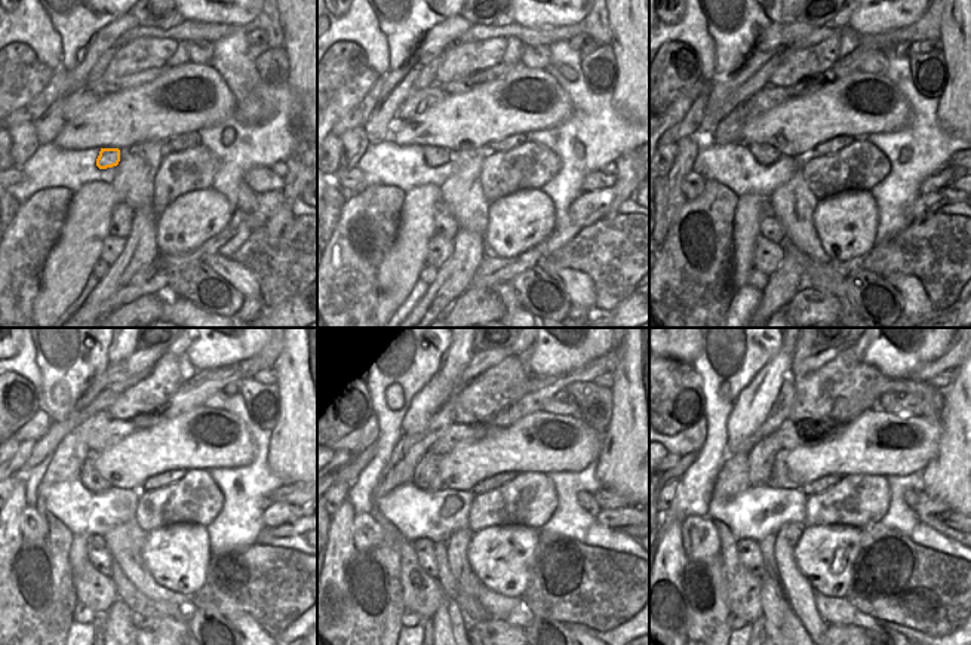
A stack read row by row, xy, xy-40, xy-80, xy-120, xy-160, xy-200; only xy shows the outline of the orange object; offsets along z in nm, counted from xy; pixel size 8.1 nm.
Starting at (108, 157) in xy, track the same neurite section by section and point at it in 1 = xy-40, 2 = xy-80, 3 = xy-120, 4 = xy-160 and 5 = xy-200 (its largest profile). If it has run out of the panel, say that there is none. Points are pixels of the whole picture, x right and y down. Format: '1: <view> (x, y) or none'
1: xy-40 (435, 156)
2: xy-80 (765, 154)
3: xy-120 (89, 476)
4: xy-160 (426, 475)
5: xy-200 (762, 455)

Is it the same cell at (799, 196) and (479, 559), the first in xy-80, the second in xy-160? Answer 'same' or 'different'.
different

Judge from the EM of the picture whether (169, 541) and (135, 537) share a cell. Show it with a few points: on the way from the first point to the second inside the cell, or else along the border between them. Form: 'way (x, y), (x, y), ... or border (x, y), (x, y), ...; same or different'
border (146, 533), (143, 562), (150, 573); different

